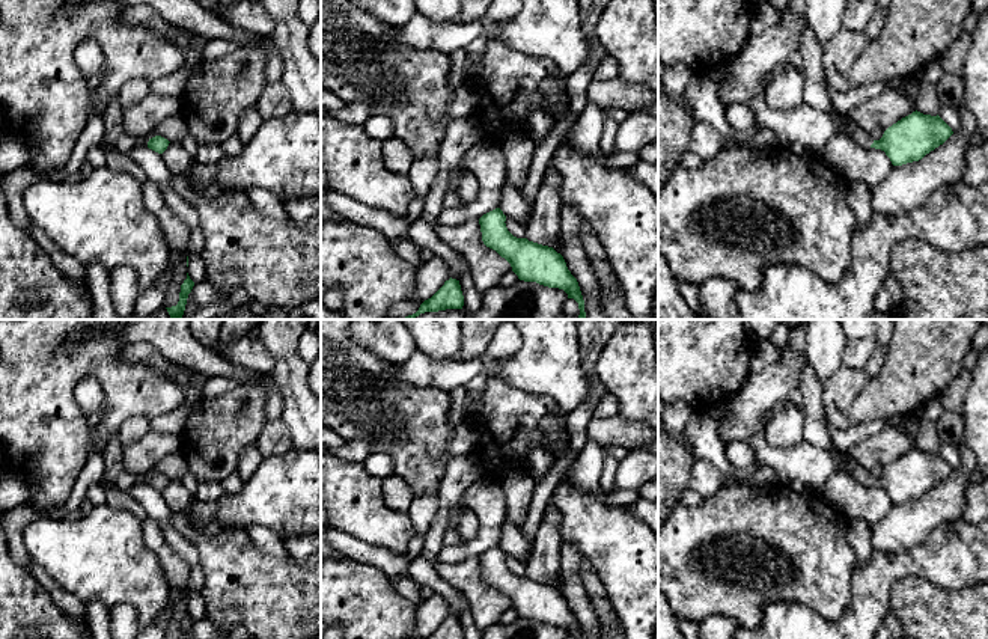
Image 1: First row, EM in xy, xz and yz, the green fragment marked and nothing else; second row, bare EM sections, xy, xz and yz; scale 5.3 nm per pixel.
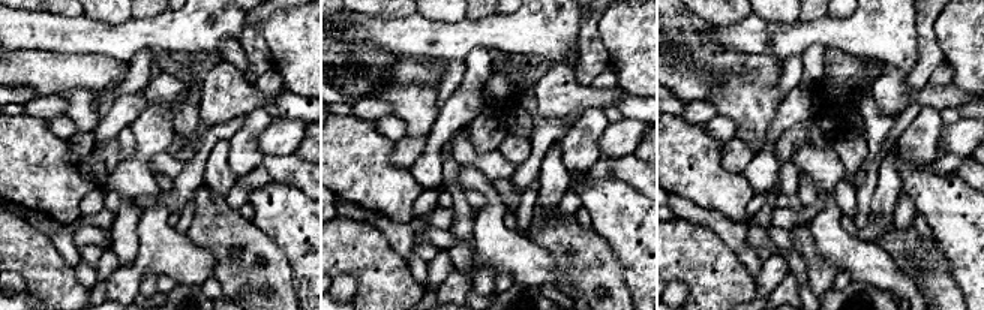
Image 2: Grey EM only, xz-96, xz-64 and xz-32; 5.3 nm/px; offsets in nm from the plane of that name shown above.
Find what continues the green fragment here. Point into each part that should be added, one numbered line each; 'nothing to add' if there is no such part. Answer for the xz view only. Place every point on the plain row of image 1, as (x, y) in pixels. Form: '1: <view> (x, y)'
nothing to add

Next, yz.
1: yz (806, 467)

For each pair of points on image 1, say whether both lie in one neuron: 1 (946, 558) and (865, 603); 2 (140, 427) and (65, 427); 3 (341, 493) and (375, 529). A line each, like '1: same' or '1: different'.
1: same
2: different
3: same

